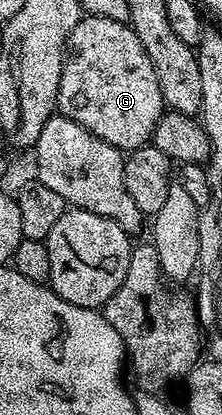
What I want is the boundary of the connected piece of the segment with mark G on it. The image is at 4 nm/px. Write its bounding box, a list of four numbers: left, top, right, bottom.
[56,16,167,151]

